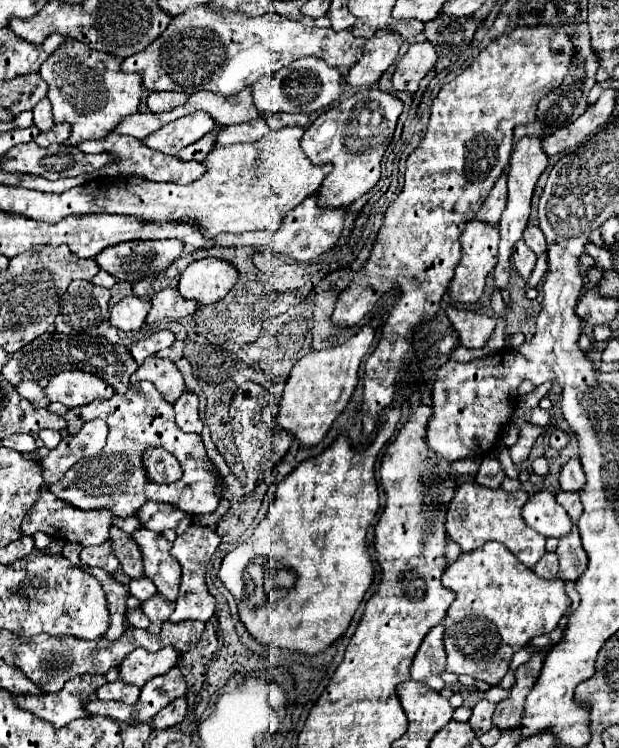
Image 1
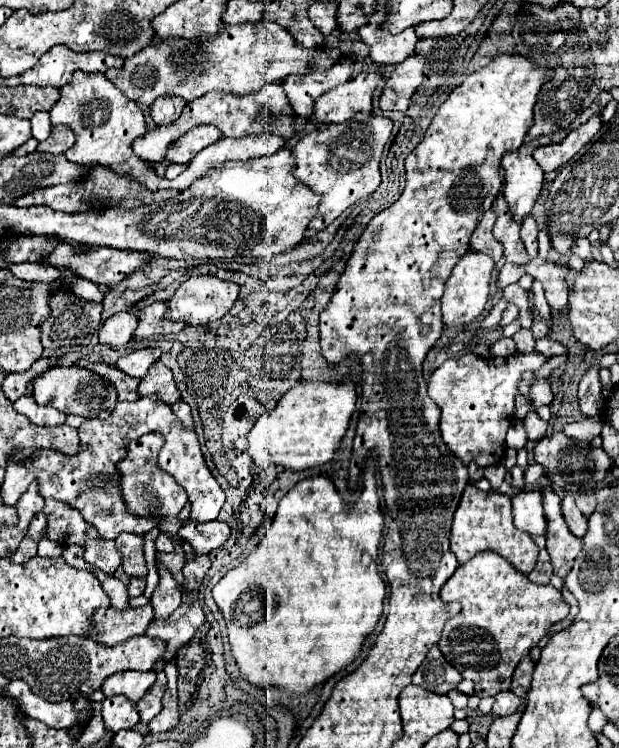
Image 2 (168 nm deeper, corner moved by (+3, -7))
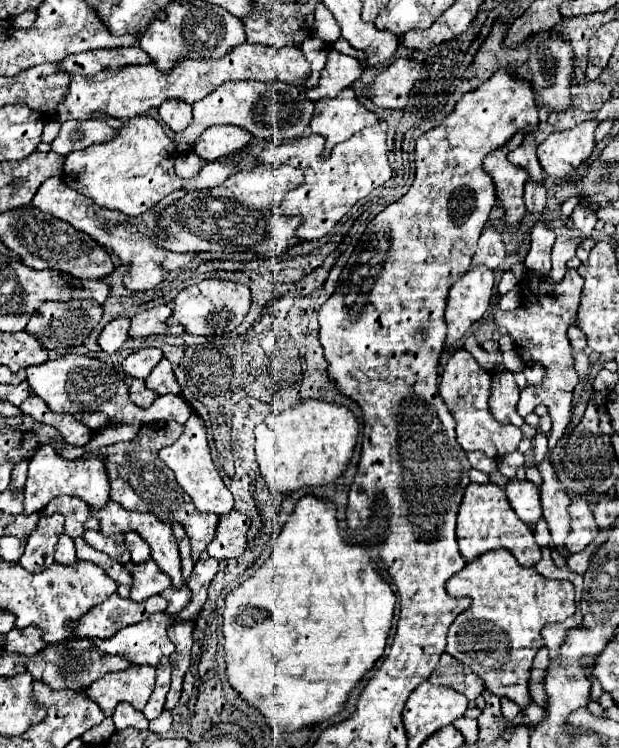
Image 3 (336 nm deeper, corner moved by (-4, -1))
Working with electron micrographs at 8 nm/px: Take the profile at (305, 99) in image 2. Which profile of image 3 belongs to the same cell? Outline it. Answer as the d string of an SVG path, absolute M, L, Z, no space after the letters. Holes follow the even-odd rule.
M331 50L329 58L327 58L327 64L321 70L319 84L309 88L305 92L305 96L309 100L313 100L313 102L321 100L321 98L337 96L343 88L347 88L355 80L359 80L361 72L363 72L363 66L361 66L361 62L357 58L341 54L337 50Z

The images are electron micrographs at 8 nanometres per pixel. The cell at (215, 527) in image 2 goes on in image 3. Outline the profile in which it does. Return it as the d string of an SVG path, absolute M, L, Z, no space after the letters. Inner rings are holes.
M231 510L225 516L219 516L219 524L215 528L215 536L207 546L207 554L225 560L237 558L245 550L245 536L249 530L249 516L237 510Z

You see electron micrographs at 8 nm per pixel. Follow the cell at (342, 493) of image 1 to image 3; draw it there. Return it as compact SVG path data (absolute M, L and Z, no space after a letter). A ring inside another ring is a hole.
M303 496L297 500L295 510L289 514L287 522L281 528L281 534L277 536L277 544L271 552L271 556L263 562L263 566L245 582L241 582L237 588L233 588L225 596L225 612L223 612L223 636L225 636L225 654L227 654L227 678L229 684L241 694L243 700L253 704L269 722L269 726L277 732L293 732L303 726L311 726L317 722L323 722L331 718L333 714L343 710L343 702L347 700L347 694L351 688L365 676L365 672L375 664L375 660L383 654L385 642L391 630L391 620L393 620L393 606L395 606L395 594L391 586L385 582L385 578L373 568L371 562L371 550L373 542L363 542L363 544L347 544L343 536L339 534L339 524L337 524L337 510L333 500L319 498L319 496Z

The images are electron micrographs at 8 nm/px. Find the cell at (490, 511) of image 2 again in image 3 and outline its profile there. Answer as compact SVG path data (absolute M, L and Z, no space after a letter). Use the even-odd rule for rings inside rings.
M471 482L467 486L457 514L457 544L461 556L467 562L493 548L507 548L521 566L535 566L541 560L541 546L537 546L531 528L527 528L527 524L523 524L515 516L505 492L491 482L489 484Z

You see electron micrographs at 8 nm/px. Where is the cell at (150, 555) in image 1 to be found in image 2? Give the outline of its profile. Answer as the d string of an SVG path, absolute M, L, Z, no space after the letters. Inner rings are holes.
M144 434L142 438L136 438L128 444L128 456L120 462L120 470L122 470L122 480L120 480L120 490L122 490L122 498L126 504L126 510L136 514L136 516L148 516L148 518L158 518L158 528L160 532L168 534L174 542L174 550L170 554L156 554L158 562L166 564L168 570L172 572L174 580L178 584L182 584L182 566L186 562L184 558L184 550L182 550L182 538L178 536L178 530L182 526L182 522L178 520L180 510L186 506L186 492L182 486L178 486L174 482L174 478L170 478L168 474L164 474L158 468L158 452L164 446L164 436L162 434Z

